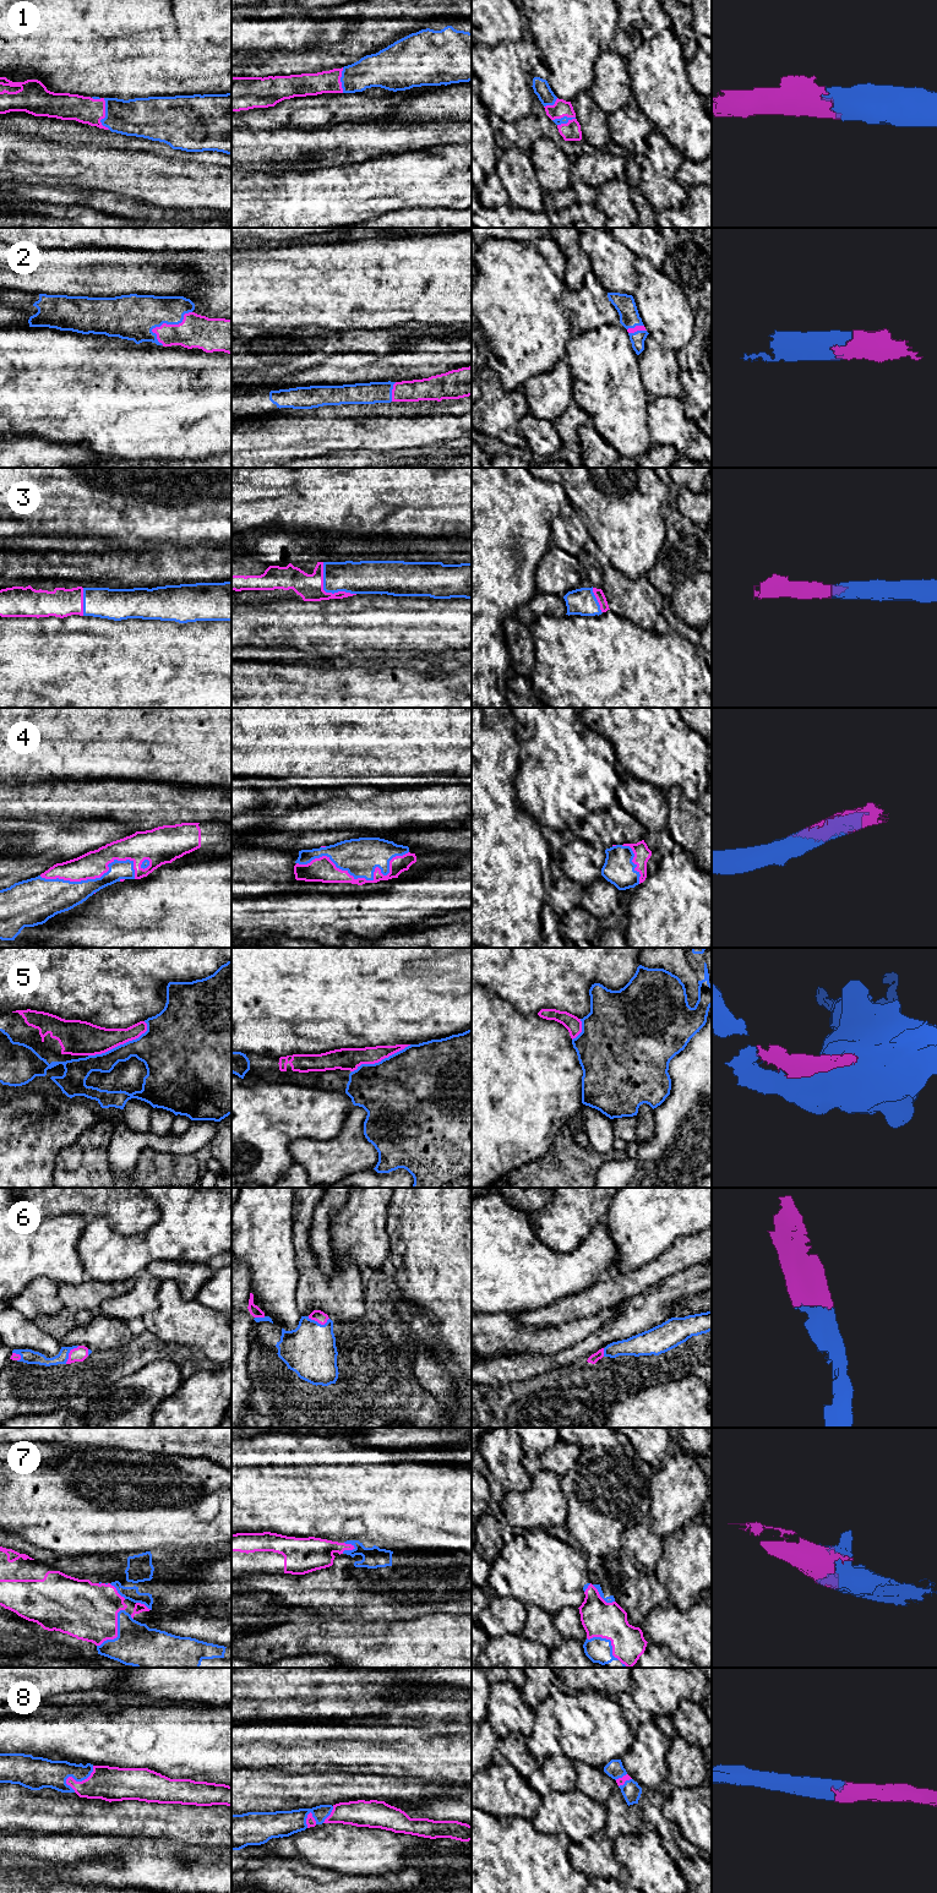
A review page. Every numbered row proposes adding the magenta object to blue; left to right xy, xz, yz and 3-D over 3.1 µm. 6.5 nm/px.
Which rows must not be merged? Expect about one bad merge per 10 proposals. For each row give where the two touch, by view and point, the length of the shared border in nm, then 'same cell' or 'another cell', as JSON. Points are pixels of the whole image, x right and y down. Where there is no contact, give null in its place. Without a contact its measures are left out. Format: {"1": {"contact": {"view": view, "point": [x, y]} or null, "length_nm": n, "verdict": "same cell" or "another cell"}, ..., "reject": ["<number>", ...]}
{"1": {"contact": {"view": "yz", "point": [564, 116]}, "length_nm": 150, "verdict": "same cell"}, "2": {"contact": {"view": "xy", "point": [168, 323]}, "length_nm": 300, "verdict": "same cell"}, "3": {"contact": {"view": "xz", "point": [326, 592]}, "length_nm": 300, "verdict": "same cell"}, "4": {"contact": {"view": "xz", "point": [361, 877]}, "length_nm": 750, "verdict": "same cell"}, "5": {"contact": {"view": "xy", "point": [120, 1045]}, "length_nm": 440, "verdict": "same cell"}, "6": {"contact": {"view": "xz", "point": [317, 1323]}, "length_nm": 140, "verdict": "same cell"}, "7": {"contact": {"view": "xy", "point": [118, 1631]}, "length_nm": 300, "verdict": "same cell"}, "8": {"contact": {"view": "xy", "point": [80, 1780]}, "length_nm": 220, "verdict": "same cell"}, "reject": []}

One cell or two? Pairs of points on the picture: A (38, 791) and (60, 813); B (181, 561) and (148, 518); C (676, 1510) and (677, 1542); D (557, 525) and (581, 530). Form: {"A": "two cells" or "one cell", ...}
{"A": "one cell", "B": "two cells", "C": "two cells", "D": "one cell"}

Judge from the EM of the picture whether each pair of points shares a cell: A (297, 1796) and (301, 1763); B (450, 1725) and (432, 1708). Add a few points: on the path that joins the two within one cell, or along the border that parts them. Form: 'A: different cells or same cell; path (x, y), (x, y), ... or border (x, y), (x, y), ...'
A: different cells; border (272, 1768), (287, 1772), (330, 1772)
B: same cell; path (446, 1722), (436, 1712)

